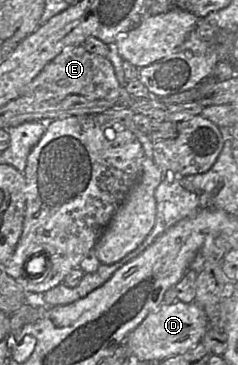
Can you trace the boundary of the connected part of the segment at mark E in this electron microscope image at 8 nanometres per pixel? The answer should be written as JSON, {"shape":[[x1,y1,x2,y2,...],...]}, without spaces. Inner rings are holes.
{"shape":[[83,45,65,47,45,65,40,73,22,90,22,94,36,101,60,100,68,95,88,99,112,100,126,92,119,84,111,61,104,56,87,51]]}

